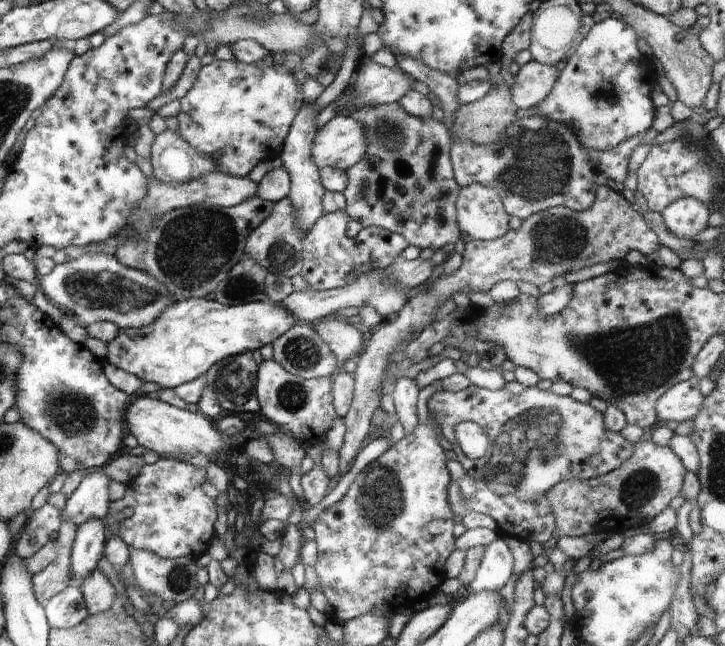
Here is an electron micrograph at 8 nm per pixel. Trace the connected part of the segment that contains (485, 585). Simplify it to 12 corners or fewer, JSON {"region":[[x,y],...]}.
{"region":[[504,538],[494,539],[469,584],[473,592],[499,591],[514,572]]}

